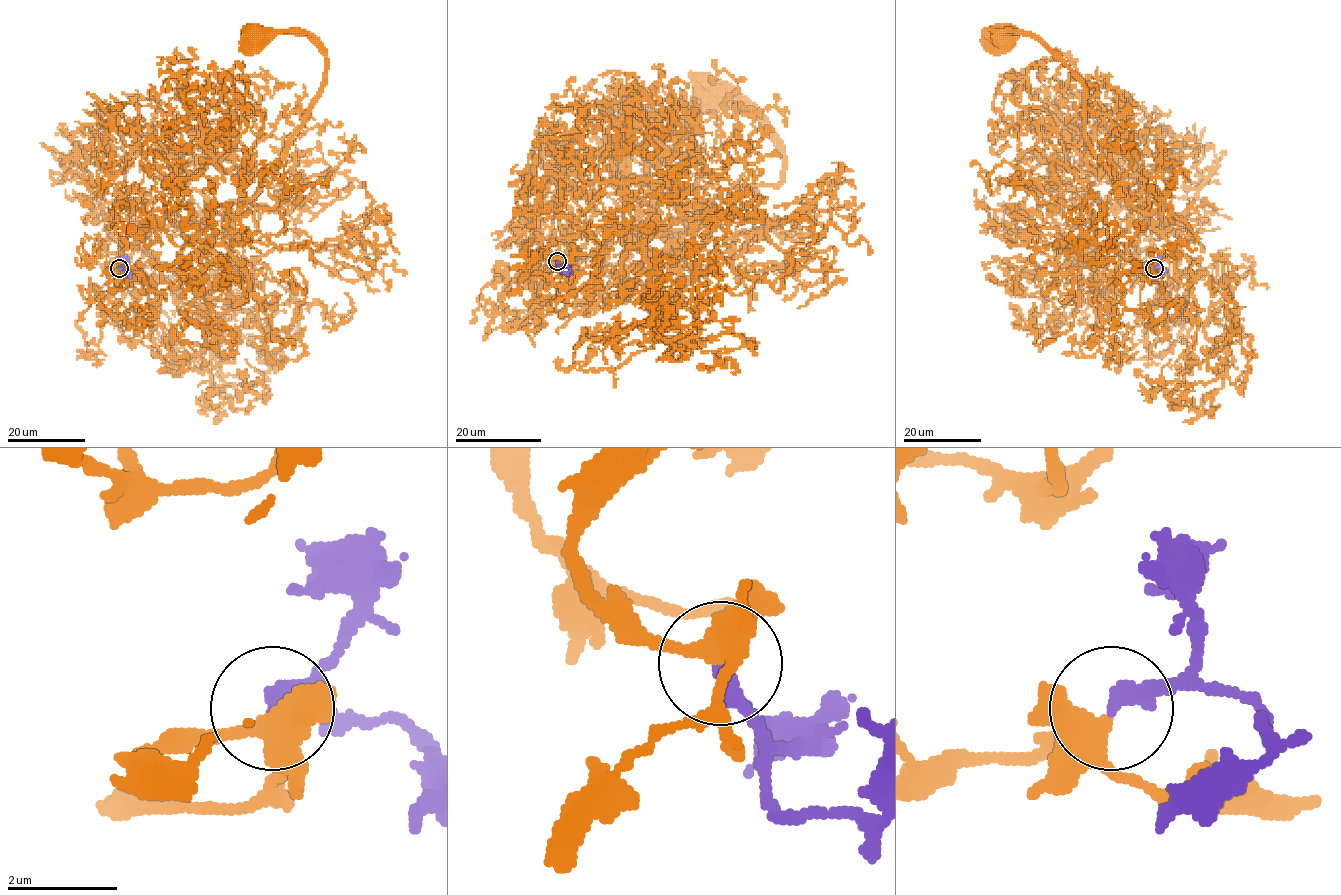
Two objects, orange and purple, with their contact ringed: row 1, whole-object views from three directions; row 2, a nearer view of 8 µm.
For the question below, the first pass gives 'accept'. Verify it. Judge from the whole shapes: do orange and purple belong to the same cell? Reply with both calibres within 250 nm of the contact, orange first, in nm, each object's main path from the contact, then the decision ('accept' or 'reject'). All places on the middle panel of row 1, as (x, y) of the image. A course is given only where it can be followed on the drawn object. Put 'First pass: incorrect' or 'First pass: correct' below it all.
calibres 360 and 320 nm; course orange (556, 261), (611, 181), (678, 197), (692, 241), (675, 255), (779, 183), (762, 125), (706, 96); course purple (556, 261), (559, 270), (568, 273), (567, 265); accept
First pass: correct

